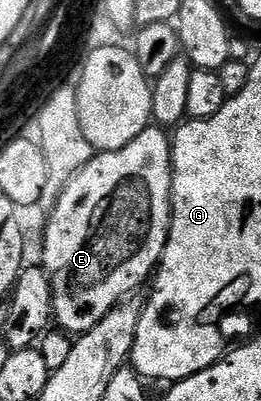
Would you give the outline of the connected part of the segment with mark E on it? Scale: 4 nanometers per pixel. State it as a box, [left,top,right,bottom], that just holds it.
[41,127,173,335]

